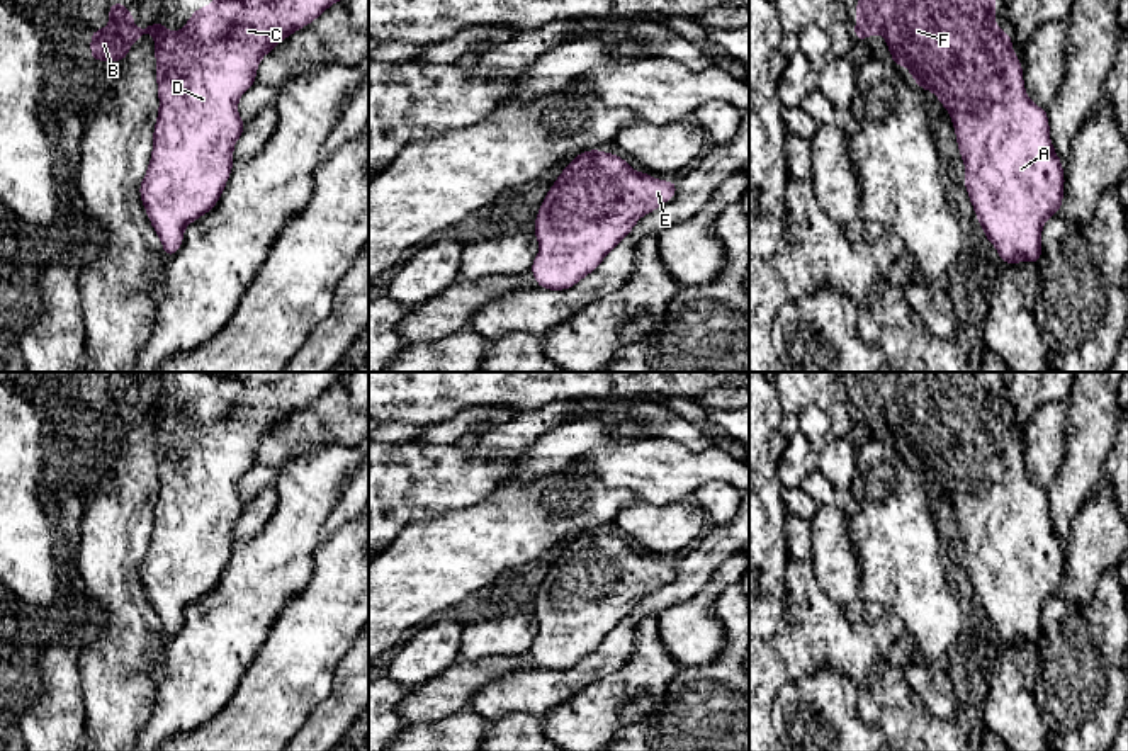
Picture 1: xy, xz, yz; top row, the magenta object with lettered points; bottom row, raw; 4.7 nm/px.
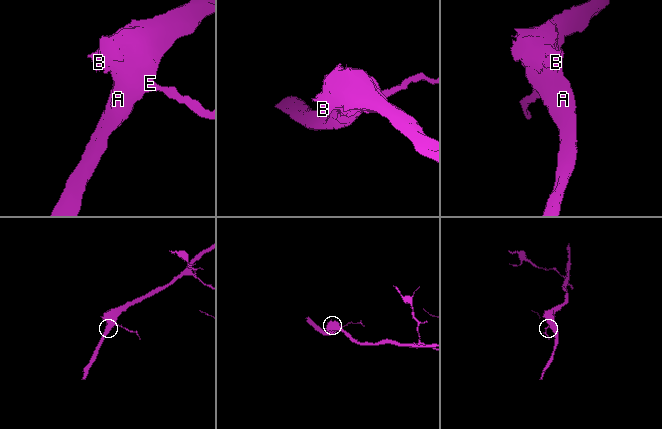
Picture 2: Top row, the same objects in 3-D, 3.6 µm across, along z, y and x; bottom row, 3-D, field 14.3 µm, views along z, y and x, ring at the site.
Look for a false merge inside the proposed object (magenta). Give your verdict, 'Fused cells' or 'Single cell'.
Single cell

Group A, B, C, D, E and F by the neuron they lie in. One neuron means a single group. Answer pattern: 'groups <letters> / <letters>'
groups A B C D E F

